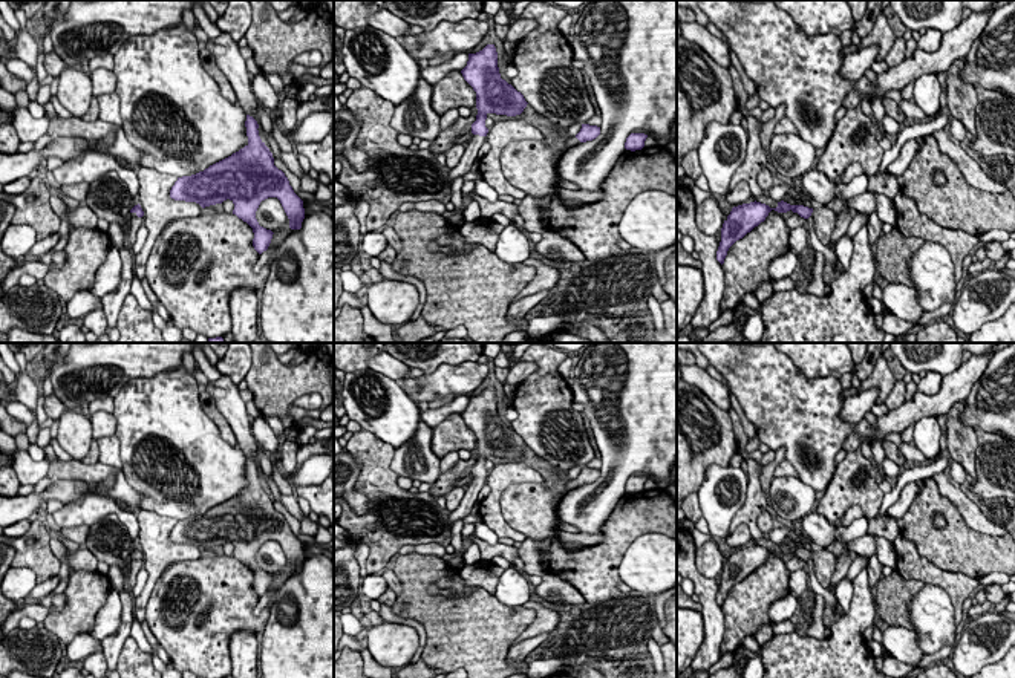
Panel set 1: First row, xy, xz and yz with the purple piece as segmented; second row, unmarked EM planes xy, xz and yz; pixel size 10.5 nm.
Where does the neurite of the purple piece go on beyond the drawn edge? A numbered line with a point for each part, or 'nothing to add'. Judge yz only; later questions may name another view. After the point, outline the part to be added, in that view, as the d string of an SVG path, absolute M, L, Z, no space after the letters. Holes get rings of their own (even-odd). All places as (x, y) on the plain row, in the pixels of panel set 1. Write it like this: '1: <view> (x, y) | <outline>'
1: yz (824, 562) | M822 549L813 553L811 560L813 560L814 575L819 579L819 583L824 588L828 588L836 568L837 556Z

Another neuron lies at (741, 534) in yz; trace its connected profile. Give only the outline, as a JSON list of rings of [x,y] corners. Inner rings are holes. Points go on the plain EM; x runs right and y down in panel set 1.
[[[741,523],[736,526],[736,530],[726,537],[730,548],[738,549],[742,548],[747,542],[752,540],[752,533],[749,525]]]

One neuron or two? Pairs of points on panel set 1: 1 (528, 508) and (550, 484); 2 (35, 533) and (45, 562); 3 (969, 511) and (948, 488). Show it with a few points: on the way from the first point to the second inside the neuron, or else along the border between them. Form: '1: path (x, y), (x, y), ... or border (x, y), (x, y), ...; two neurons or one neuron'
1: path (535, 502), (547, 490); one neuron
2: path (37, 541), (37, 554); one neuron
3: path (965, 505), (954, 495); one neuron

